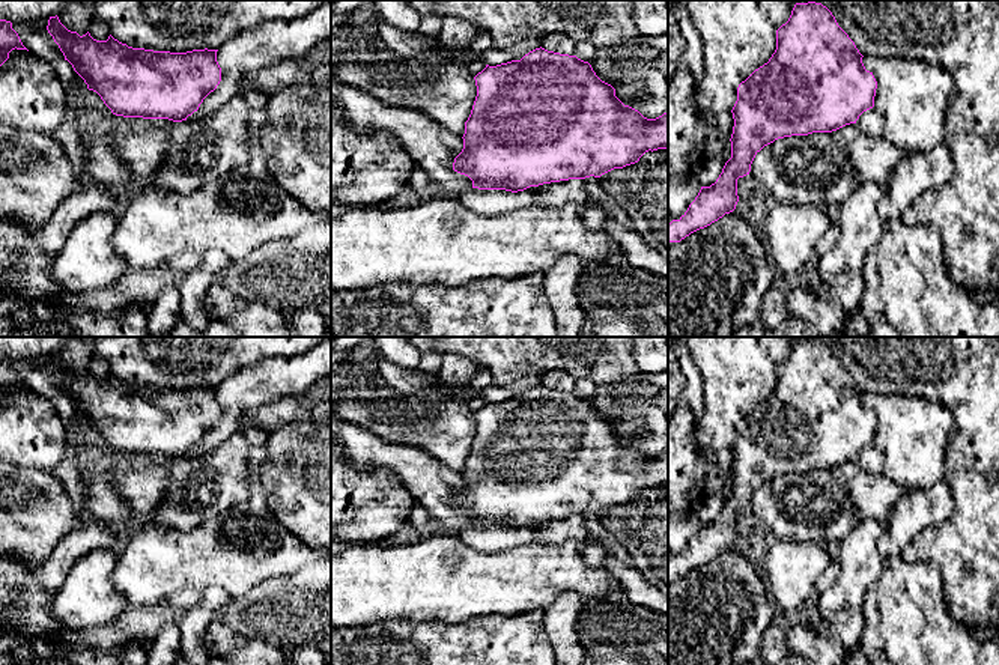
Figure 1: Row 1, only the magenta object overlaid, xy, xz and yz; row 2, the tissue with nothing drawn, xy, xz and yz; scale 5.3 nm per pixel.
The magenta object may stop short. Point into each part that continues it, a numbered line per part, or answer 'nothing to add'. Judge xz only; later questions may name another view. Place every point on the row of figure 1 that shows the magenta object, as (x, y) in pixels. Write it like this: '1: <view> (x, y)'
nothing to add

